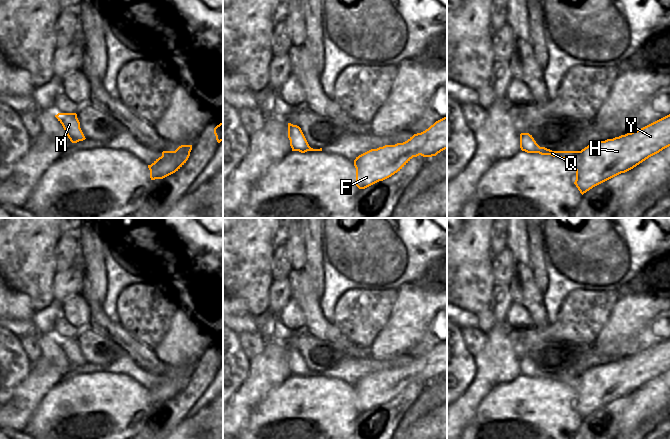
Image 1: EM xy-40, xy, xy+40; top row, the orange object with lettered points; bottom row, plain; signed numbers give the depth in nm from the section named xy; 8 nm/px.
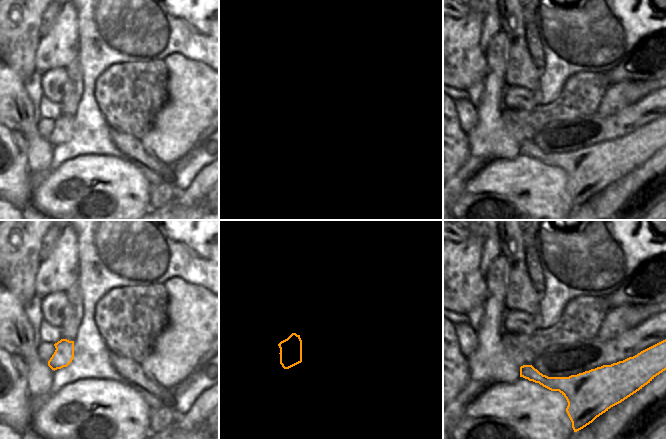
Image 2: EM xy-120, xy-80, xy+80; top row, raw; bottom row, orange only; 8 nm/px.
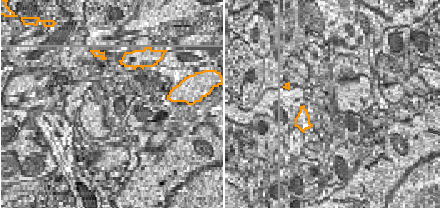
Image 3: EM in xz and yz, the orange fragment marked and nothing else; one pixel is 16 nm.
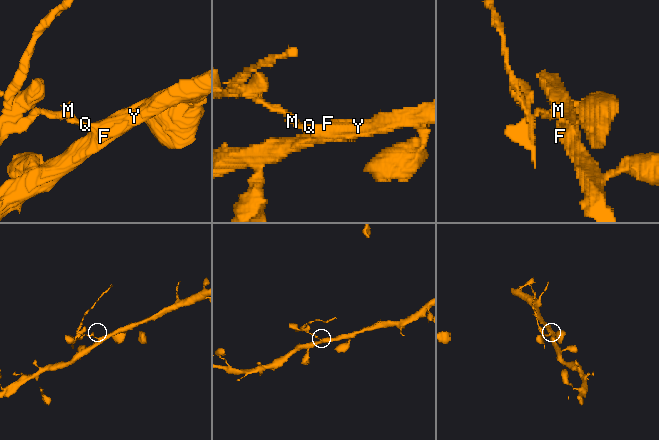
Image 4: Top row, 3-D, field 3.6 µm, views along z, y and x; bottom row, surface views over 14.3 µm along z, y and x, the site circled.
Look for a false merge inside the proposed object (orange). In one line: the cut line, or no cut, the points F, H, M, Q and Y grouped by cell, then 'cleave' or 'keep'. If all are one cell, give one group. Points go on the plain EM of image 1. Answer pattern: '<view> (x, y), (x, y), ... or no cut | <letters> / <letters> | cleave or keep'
xy+40 (539, 370), (536, 370), (533, 376) | F H Q Y / M | cleave

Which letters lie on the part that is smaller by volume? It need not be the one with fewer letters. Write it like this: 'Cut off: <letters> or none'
Cut off: M.

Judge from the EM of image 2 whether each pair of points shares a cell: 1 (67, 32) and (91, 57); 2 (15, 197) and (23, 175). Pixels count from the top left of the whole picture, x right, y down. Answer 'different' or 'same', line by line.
1: different
2: same

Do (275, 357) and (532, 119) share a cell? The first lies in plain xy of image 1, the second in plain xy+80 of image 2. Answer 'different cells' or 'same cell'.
different cells

